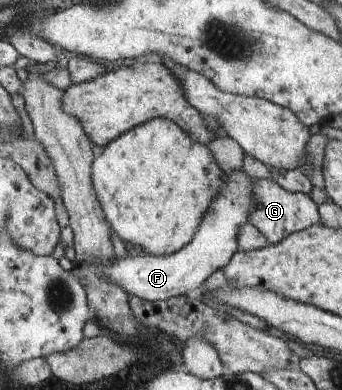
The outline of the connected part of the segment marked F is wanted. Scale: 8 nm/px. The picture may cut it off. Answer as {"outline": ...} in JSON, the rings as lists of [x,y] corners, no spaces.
{"outline":[[[242,170],[225,176],[224,180],[214,204],[188,246],[165,257],[150,254],[146,256],[127,254],[116,257],[114,261],[103,266],[103,276],[111,283],[123,287],[130,296],[147,301],[165,301],[204,286],[216,269],[226,266],[238,250],[237,232],[240,226],[247,224],[248,216],[254,208],[253,182]]]}

